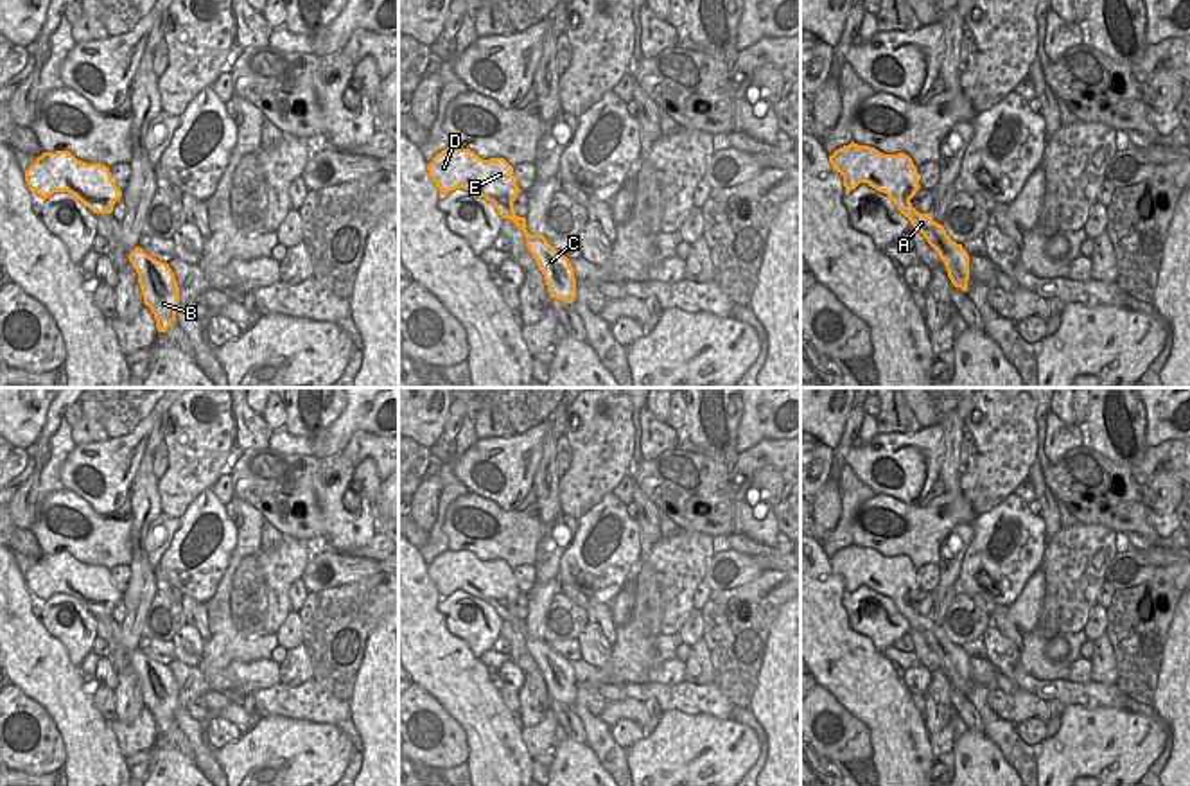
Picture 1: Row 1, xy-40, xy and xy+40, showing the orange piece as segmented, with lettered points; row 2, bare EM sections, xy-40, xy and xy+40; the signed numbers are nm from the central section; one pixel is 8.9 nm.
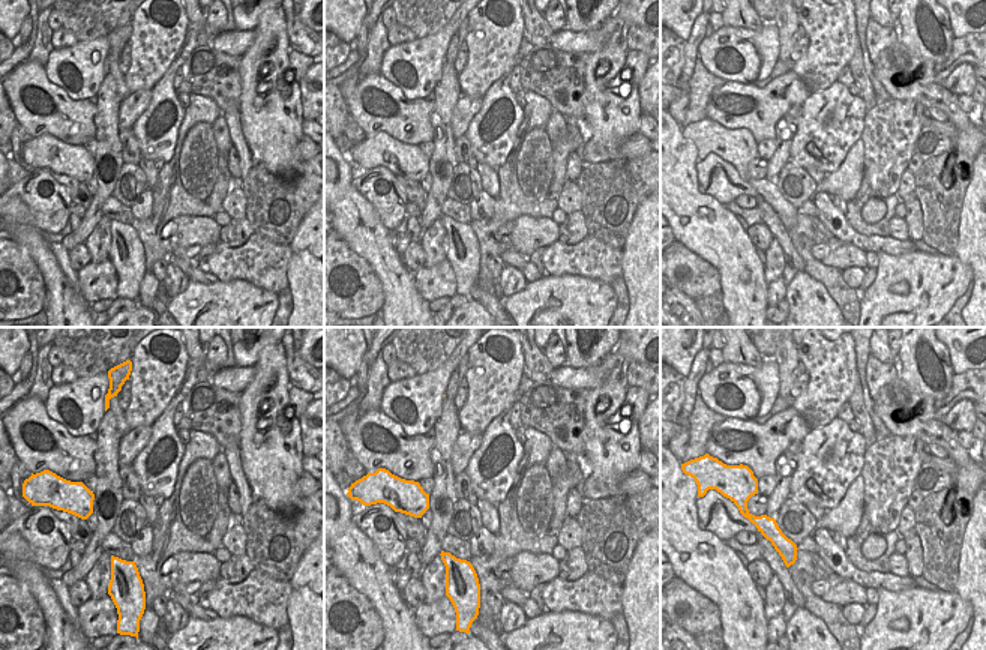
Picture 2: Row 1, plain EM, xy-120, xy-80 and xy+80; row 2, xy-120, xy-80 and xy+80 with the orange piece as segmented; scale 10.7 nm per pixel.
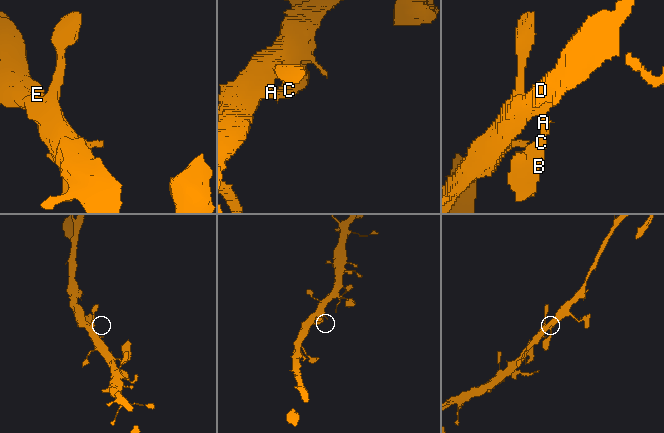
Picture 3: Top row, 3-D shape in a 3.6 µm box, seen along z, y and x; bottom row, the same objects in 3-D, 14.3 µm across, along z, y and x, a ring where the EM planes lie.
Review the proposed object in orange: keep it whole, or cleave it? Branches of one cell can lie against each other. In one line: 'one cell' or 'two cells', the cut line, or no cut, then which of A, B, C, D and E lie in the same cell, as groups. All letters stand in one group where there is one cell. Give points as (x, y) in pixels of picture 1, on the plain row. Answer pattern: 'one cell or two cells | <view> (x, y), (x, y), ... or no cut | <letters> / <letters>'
one cell | no cut | A B C D E

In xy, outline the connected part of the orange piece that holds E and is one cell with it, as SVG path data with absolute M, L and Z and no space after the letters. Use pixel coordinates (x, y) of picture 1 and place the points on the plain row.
M443 551L427 567L429 578L442 598L465 590L494 607L503 621L513 623L526 639L526 648L544 677L551 700L573 705L576 700L574 671L567 659L558 655L544 637L529 637L526 619L513 612L521 590L513 569L504 560L483 562L470 551Z

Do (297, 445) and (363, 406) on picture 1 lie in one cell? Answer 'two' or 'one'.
one

